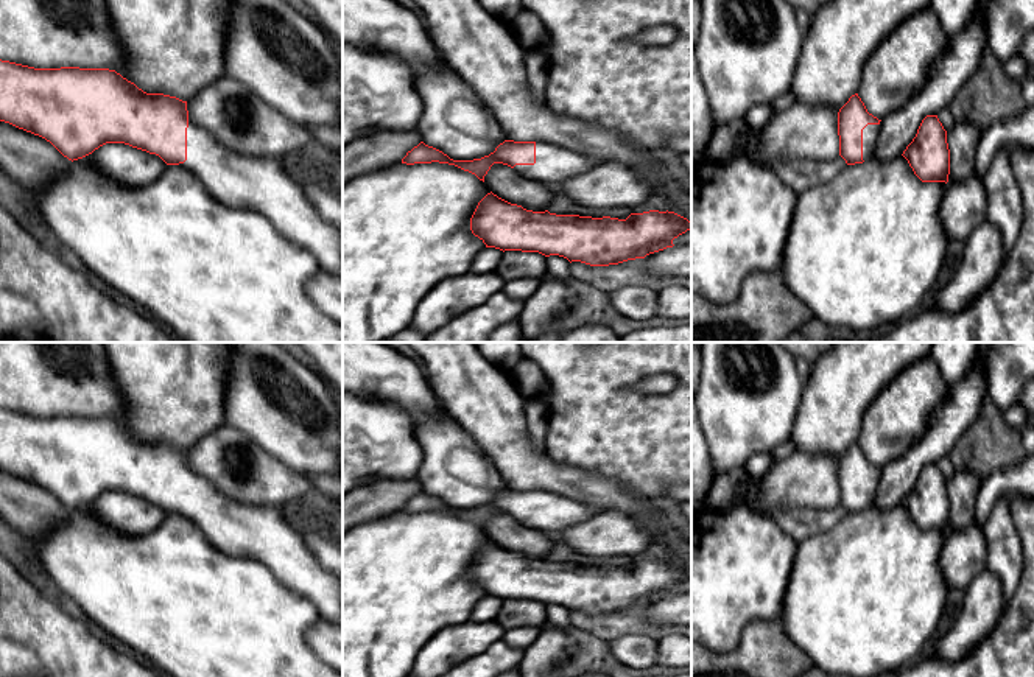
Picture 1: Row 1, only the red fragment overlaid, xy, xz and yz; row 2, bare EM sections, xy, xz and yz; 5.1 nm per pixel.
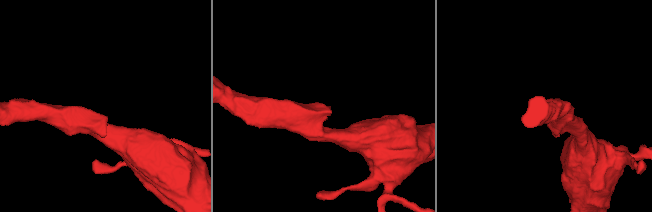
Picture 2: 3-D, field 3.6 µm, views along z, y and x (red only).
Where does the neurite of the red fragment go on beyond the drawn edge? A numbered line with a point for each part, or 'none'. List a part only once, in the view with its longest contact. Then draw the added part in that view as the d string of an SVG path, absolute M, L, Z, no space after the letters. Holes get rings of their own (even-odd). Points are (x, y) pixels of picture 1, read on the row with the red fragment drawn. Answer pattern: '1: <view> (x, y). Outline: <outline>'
1: yz (871, 131). Outline: M867 125L863 129L863 160L864 162L872 159L872 153L878 139L878 131L880 131L878 125Z

